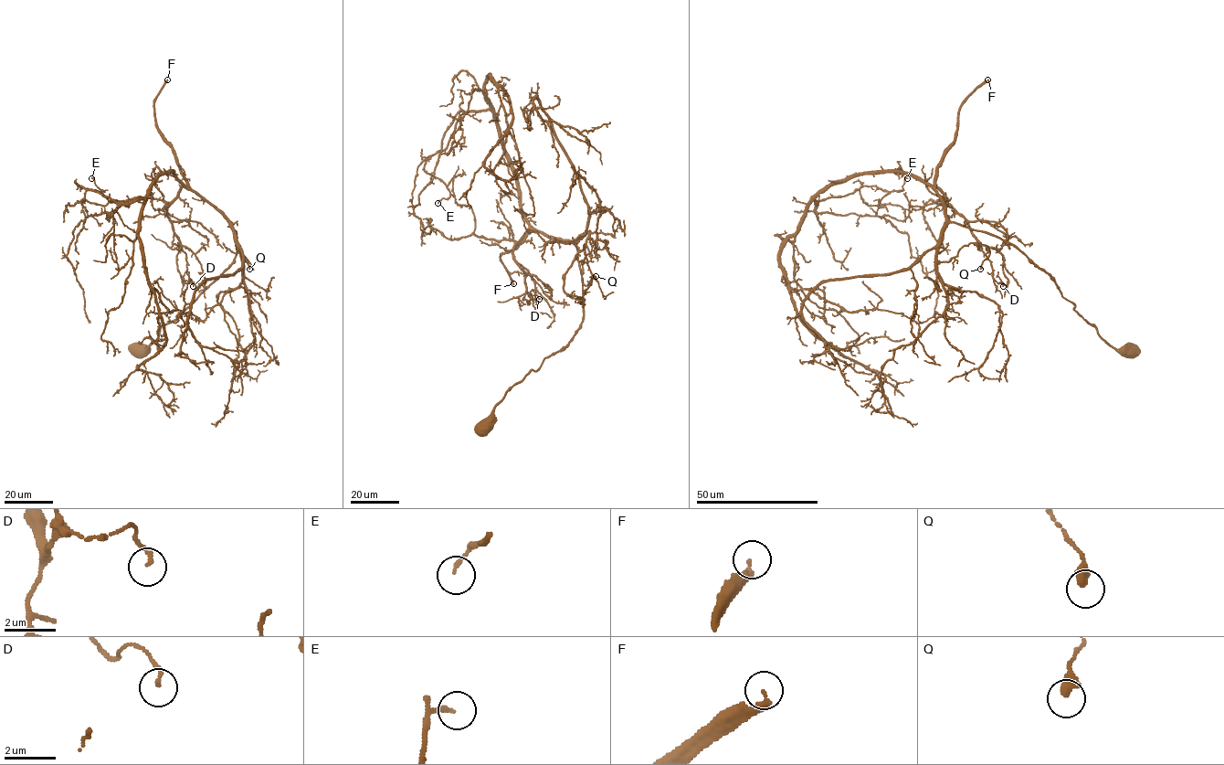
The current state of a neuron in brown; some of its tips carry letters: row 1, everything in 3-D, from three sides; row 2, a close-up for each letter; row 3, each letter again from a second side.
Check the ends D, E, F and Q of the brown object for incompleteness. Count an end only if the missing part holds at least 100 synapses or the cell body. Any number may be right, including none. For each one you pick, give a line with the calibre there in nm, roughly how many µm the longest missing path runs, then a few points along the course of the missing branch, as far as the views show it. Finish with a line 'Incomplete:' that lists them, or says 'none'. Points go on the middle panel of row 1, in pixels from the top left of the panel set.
F: Thickness 260 nm. Missing length about 250 µm
Incomplete: F

